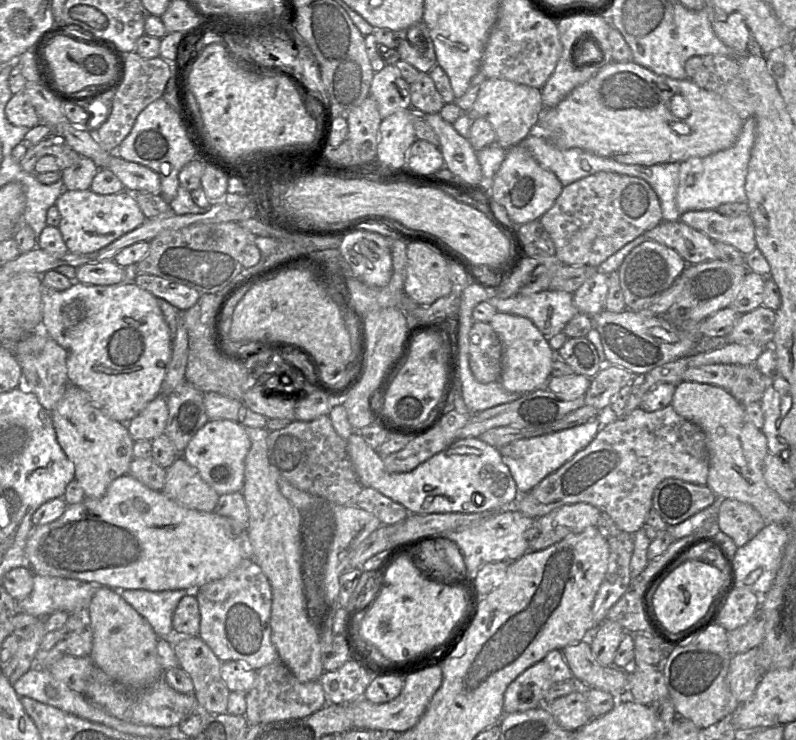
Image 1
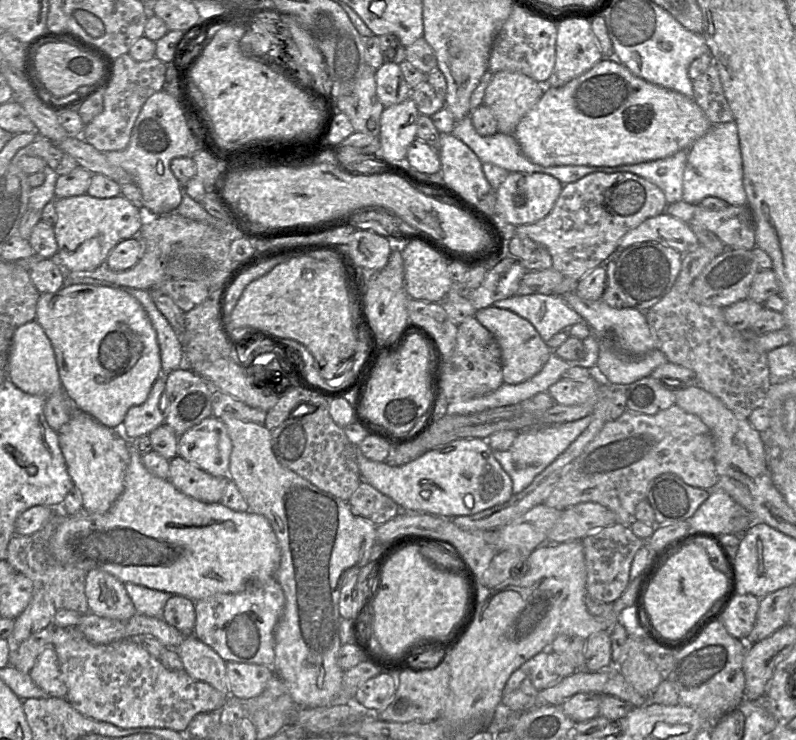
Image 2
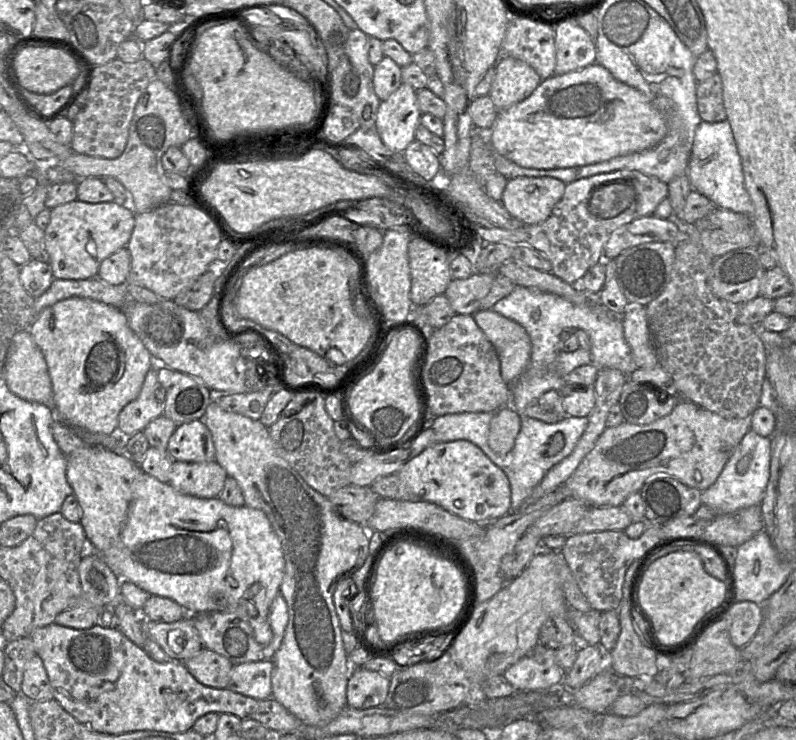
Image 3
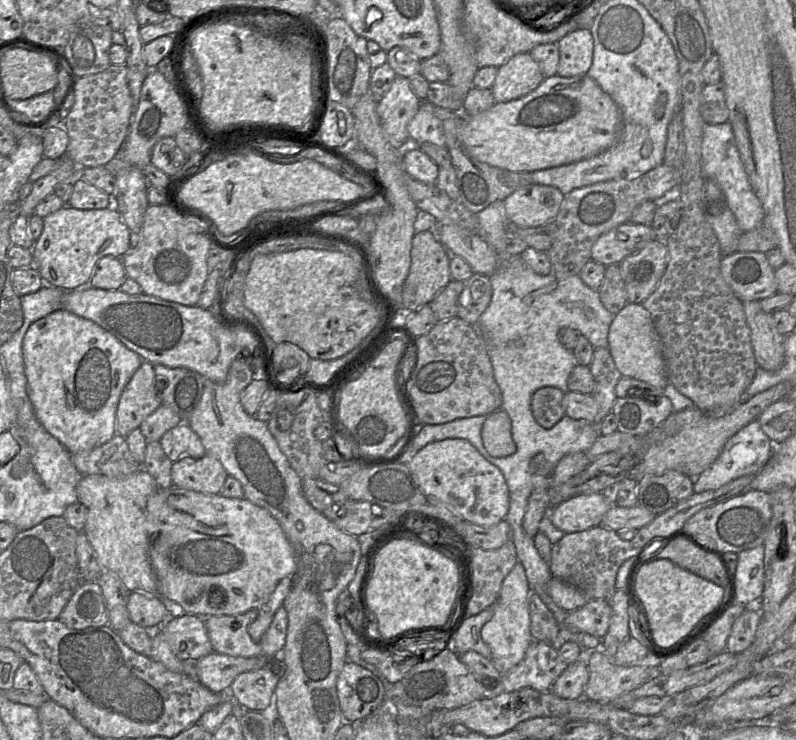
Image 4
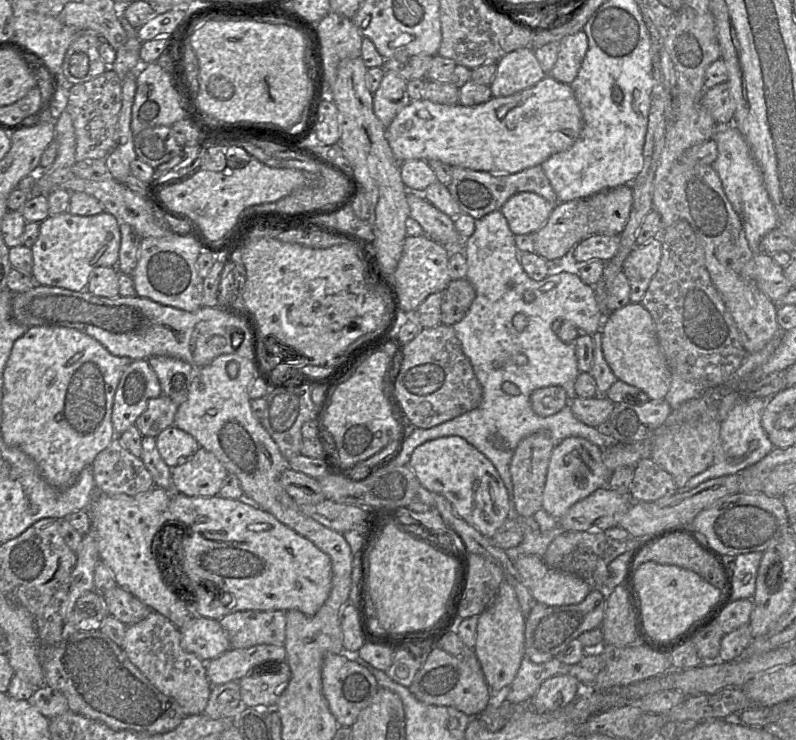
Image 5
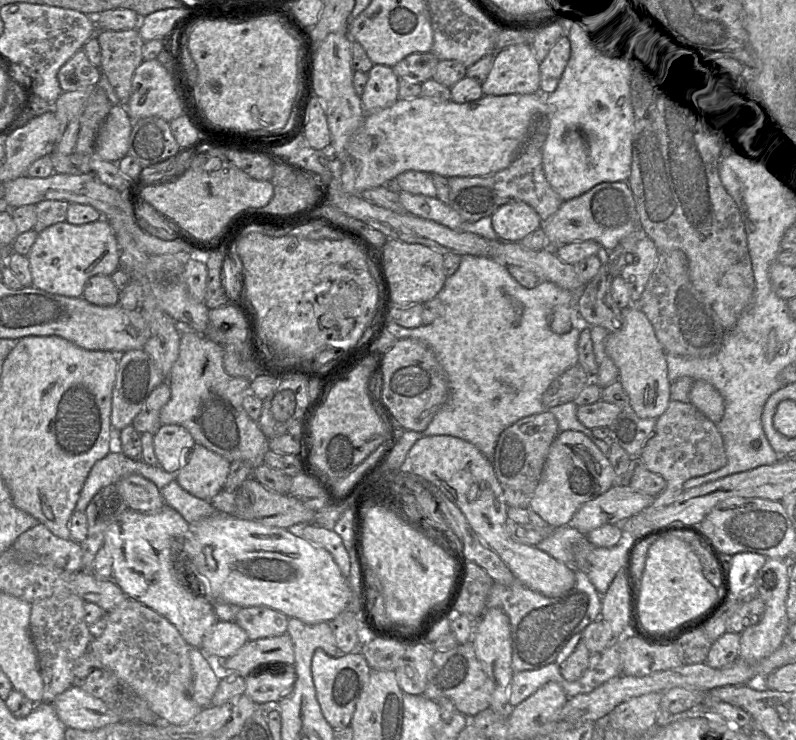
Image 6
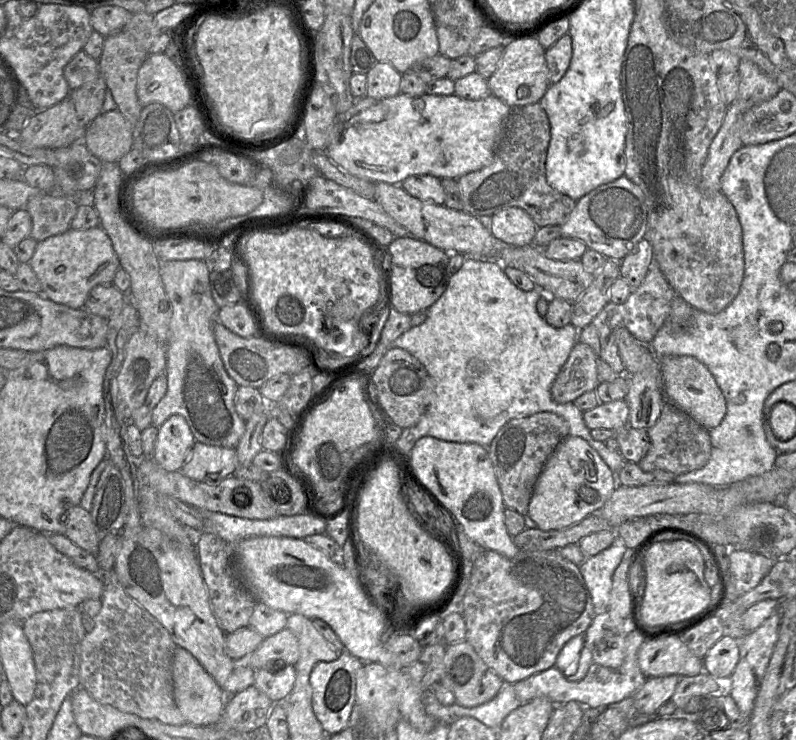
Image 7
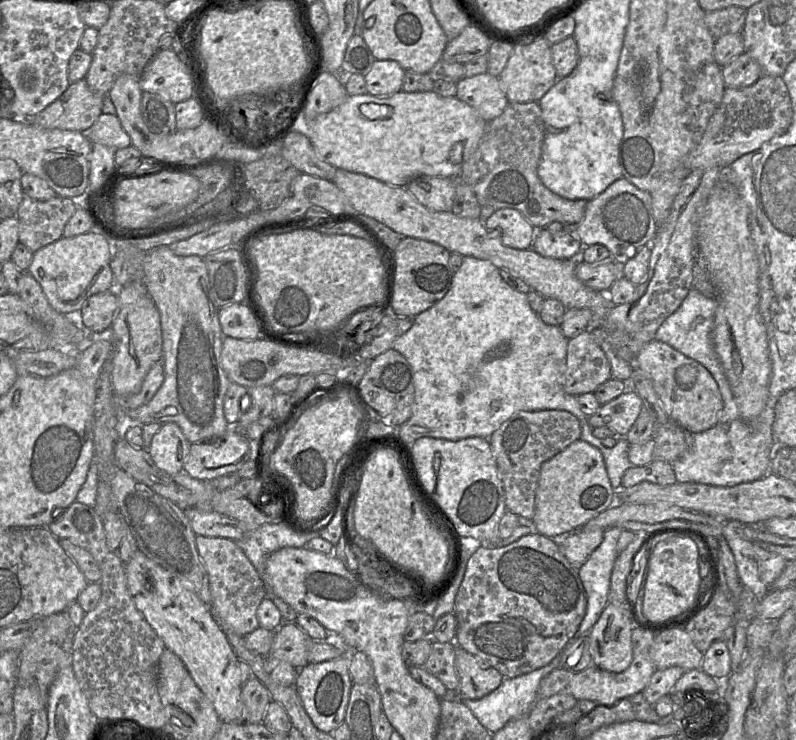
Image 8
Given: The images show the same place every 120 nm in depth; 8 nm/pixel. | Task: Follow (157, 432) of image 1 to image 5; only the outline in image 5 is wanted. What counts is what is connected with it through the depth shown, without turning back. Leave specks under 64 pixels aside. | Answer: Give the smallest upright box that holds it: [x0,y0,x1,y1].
[111,359,160,435]

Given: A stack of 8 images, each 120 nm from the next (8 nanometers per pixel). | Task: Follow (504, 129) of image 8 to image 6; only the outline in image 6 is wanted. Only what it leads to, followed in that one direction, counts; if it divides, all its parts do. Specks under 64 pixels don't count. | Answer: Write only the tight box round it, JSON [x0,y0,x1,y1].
[449,115,564,222]

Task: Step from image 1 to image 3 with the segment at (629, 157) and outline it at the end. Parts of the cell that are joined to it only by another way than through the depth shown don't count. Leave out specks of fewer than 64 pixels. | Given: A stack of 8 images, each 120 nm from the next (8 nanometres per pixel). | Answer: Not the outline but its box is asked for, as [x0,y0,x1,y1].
[491,63,668,169]

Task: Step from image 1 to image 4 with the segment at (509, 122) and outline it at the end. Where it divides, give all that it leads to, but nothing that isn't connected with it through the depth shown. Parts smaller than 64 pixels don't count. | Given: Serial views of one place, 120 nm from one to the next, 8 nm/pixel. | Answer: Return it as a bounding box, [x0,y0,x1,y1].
[490,53,545,103]

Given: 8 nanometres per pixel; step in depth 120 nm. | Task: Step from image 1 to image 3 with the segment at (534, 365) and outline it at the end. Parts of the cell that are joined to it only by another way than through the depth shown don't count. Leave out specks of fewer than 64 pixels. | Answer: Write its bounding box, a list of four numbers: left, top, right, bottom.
[472,309,531,384]

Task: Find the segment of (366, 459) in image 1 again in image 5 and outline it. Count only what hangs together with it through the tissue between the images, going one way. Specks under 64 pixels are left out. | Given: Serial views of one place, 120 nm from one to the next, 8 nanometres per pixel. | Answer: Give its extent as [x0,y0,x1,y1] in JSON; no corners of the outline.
[408,436,518,538]

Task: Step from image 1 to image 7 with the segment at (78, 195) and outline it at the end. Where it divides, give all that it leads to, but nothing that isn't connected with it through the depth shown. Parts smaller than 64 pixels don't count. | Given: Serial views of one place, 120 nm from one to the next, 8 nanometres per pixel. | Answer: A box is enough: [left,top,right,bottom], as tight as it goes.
[28,225,120,309]

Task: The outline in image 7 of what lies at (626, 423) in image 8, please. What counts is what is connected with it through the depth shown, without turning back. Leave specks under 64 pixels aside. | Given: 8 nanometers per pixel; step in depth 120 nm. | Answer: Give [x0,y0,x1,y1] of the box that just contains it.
[583,399,629,431]

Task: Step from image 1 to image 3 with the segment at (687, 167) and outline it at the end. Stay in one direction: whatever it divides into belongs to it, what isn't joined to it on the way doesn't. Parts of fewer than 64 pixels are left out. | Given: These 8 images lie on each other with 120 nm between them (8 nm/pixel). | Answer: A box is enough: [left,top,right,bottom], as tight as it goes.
[687,121,753,215]

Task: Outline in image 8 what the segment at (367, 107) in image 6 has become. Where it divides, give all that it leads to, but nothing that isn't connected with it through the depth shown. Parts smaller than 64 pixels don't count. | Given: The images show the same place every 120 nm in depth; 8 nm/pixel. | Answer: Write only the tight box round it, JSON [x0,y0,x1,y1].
[364,60,405,97]

